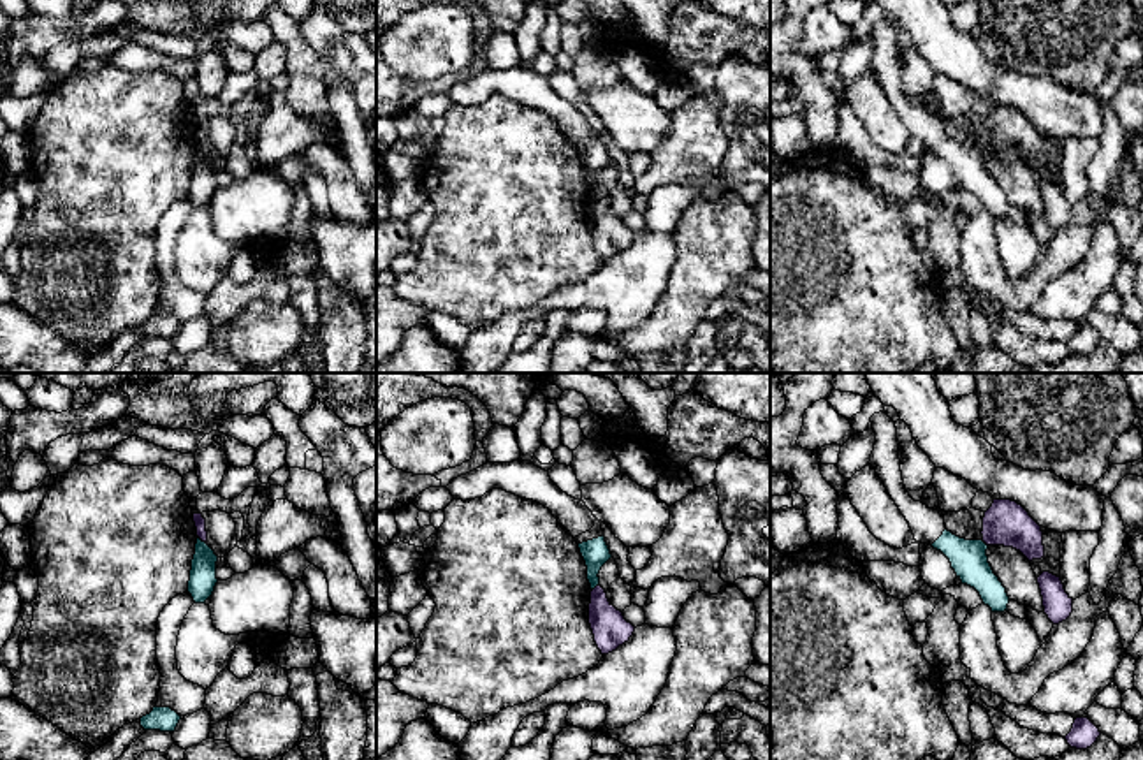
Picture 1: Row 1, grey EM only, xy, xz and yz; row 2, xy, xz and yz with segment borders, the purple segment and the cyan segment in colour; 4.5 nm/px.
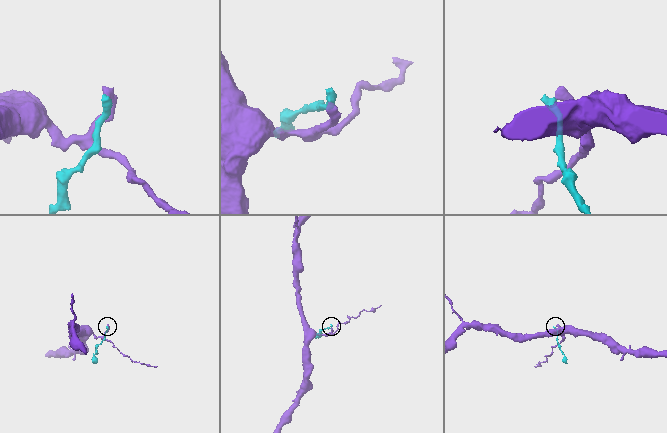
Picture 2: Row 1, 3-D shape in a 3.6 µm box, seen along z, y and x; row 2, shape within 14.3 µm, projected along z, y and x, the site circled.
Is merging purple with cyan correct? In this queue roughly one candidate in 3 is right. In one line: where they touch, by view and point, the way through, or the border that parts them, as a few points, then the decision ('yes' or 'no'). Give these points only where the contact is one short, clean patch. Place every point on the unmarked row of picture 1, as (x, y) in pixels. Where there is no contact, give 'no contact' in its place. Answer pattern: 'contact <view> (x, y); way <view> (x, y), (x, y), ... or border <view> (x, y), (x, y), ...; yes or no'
contact xy (203, 146); border xy (199, 143), (206, 150); no

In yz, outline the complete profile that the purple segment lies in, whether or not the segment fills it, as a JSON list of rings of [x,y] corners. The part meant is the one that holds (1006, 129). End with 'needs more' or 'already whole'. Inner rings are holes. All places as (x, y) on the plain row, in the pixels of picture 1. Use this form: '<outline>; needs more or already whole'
[[[994,106],[983,123],[983,148],[1020,157],[1029,167],[1045,164],[1041,132],[1011,106]]]; already whole

